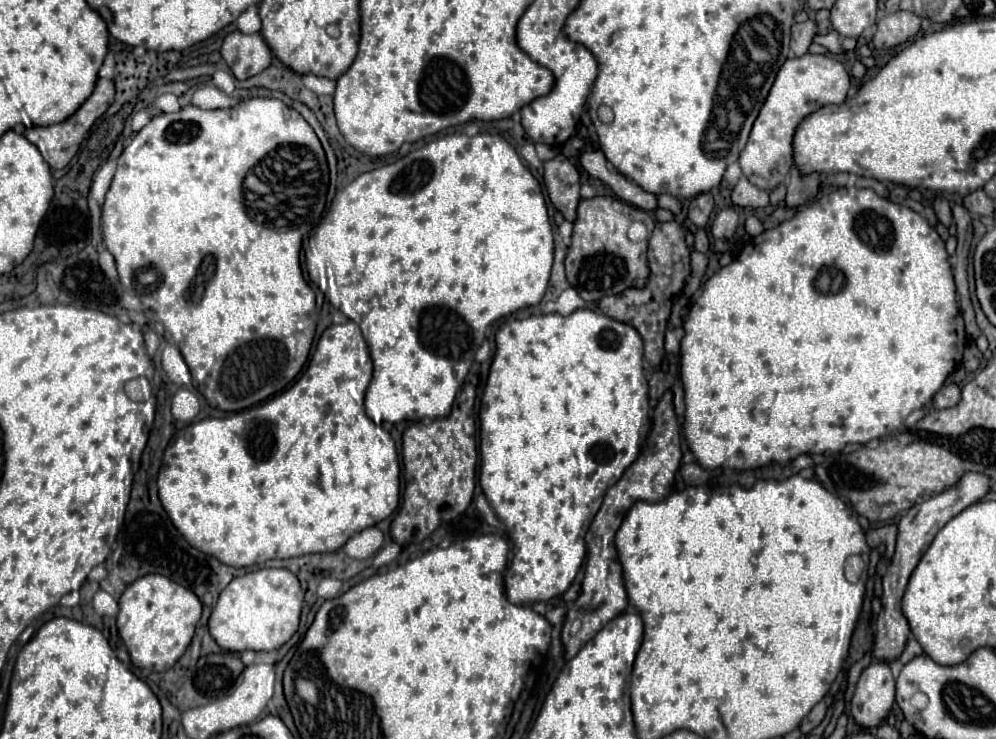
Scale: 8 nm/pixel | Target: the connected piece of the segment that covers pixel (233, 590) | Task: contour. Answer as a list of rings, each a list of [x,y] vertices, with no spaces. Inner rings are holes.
[[[259,569],[235,577],[219,595],[209,617],[209,633],[225,651],[273,651],[285,645],[299,627],[303,589],[289,569]]]

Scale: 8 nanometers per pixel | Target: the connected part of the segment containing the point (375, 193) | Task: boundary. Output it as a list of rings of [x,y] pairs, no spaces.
[[[476,122],[448,128],[434,137],[433,141],[430,140],[431,143],[423,144],[423,147],[411,151],[403,159],[373,169],[369,173],[363,173],[345,185],[339,185],[330,208],[309,237],[305,249],[305,265],[310,281],[325,293],[325,297],[333,307],[337,307],[357,325],[361,325],[359,326],[361,335],[367,333],[365,341],[373,359],[373,379],[365,393],[365,411],[375,425],[381,425],[383,421],[401,423],[401,421],[419,421],[425,417],[429,419],[447,417],[451,413],[457,393],[465,382],[465,375],[473,363],[473,357],[485,339],[483,335],[485,329],[499,317],[505,317],[529,305],[537,305],[547,291],[553,265],[553,229],[549,223],[541,185],[523,165],[523,161],[519,159],[517,151],[509,145],[509,141],[505,141],[499,135],[479,131]]]

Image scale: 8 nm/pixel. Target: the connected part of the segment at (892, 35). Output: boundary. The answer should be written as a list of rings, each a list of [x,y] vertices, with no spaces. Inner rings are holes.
[[[895,11],[877,21],[877,33],[873,37],[875,49],[889,49],[911,39],[921,25],[921,17],[911,11]]]

